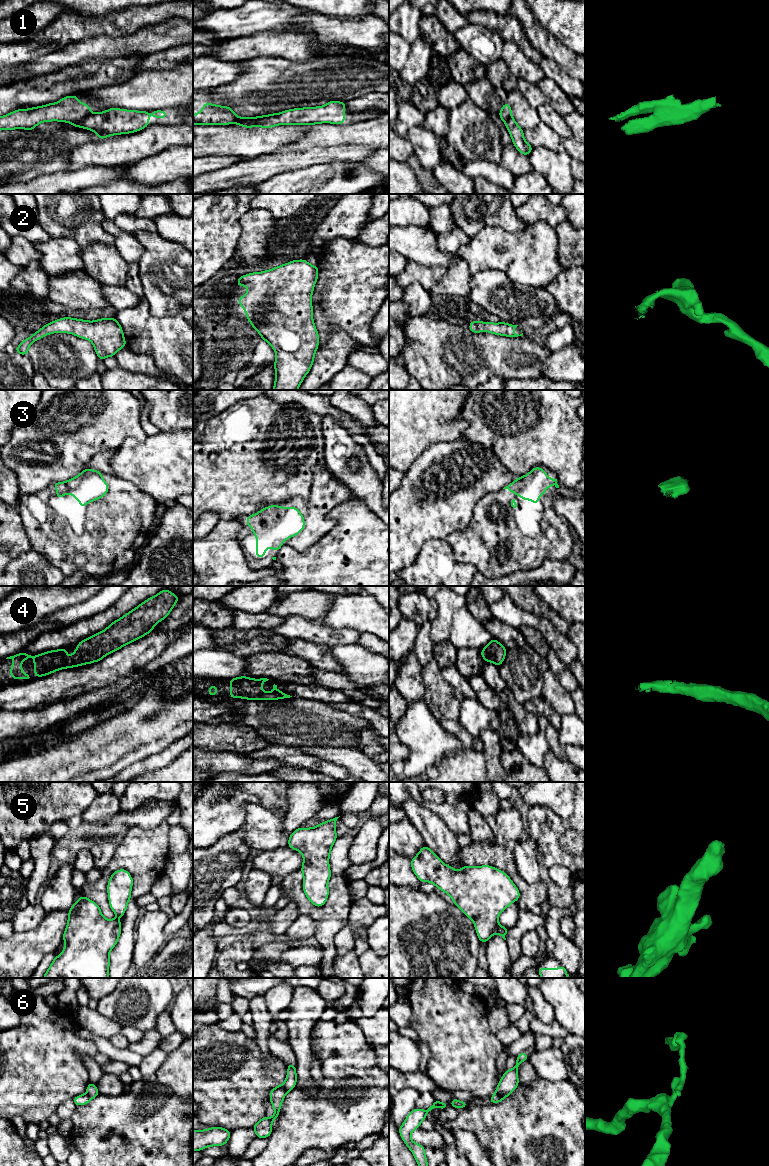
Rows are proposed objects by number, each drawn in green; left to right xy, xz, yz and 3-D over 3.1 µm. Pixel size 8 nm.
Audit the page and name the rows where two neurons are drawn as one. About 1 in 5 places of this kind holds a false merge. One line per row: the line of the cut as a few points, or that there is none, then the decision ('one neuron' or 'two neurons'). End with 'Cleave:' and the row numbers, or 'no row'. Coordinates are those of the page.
1: xy (90, 113), (79, 121), (71, 121), (69, 123) | two neurons
2: no cut | one neuron
3: no cut | one neuron
4: no cut | one neuron
5: no cut | one neuron
6: yz (508, 1093), (492, 1097) | two neurons
Cleave: 1, 6

